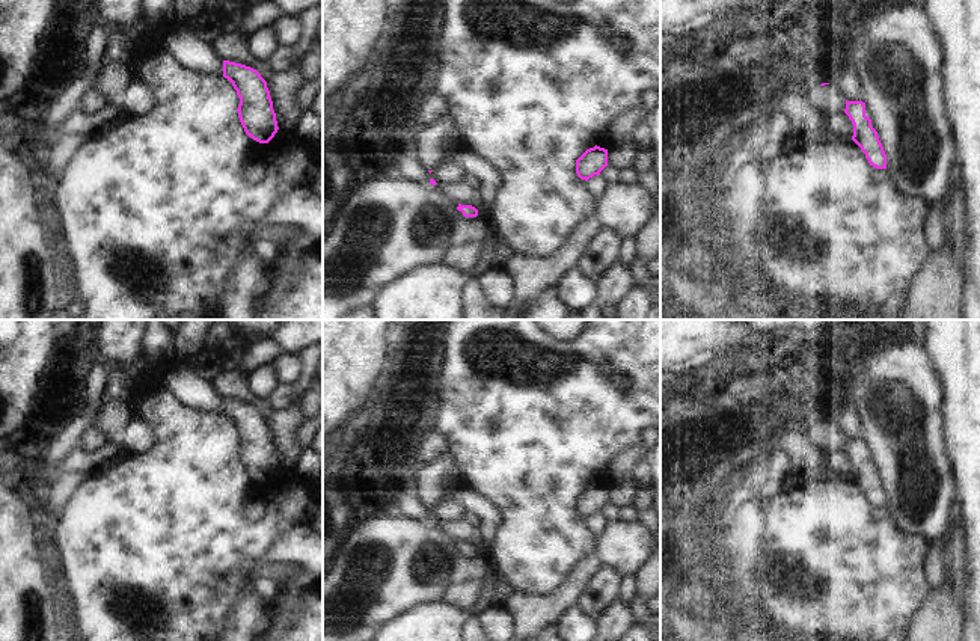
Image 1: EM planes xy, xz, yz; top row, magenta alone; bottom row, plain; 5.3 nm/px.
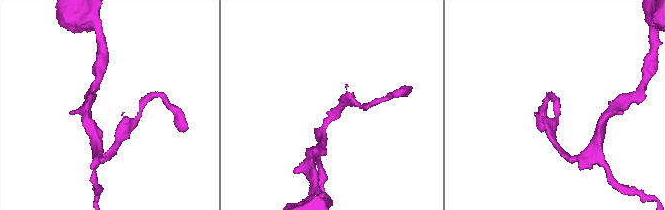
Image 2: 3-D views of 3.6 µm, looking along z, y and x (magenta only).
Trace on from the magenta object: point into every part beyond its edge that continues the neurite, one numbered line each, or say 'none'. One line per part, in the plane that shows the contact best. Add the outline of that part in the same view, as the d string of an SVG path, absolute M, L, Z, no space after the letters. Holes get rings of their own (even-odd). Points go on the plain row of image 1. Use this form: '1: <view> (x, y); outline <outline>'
1: yz (836, 436); outline M831 419L829 422L829 433L828 433L828 442L834 449L844 449L846 446L846 434L838 427L835 419Z

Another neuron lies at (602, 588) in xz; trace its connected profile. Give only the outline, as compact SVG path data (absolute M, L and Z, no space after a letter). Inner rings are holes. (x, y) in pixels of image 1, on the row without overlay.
M602 564L590 582L580 591L574 605L594 623L603 609L618 597L618 587L623 575L609 566Z

